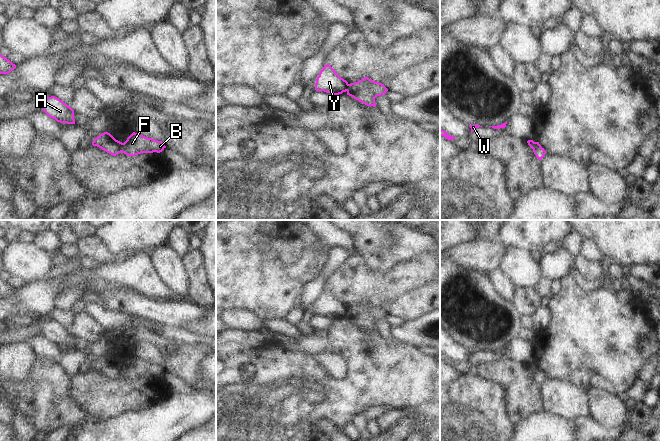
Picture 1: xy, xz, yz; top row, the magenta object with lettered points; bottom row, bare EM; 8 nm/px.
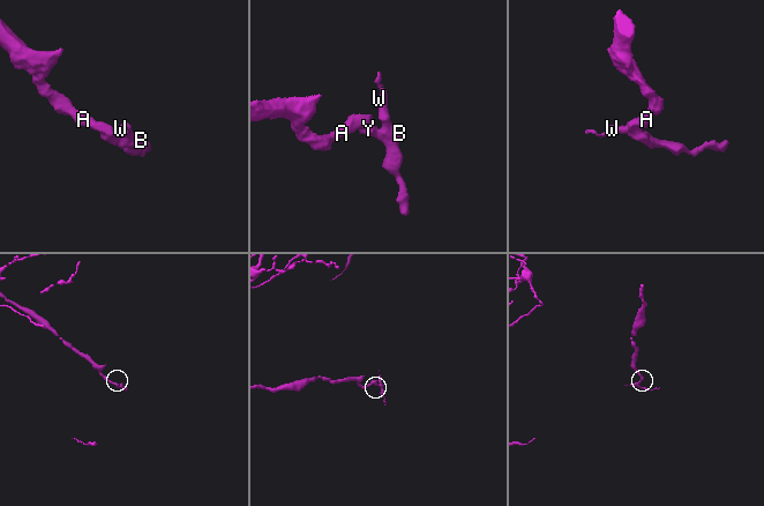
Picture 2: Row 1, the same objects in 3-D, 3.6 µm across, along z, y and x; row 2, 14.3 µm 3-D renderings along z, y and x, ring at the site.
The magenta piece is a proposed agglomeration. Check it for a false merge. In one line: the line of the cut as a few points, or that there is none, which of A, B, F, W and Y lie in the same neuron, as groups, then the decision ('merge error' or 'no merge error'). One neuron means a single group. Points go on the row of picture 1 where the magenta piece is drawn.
xy (123, 143), (120, 151) | A Y / B F W | merge error

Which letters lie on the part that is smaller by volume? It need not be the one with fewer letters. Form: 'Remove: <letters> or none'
Remove: B, F, W

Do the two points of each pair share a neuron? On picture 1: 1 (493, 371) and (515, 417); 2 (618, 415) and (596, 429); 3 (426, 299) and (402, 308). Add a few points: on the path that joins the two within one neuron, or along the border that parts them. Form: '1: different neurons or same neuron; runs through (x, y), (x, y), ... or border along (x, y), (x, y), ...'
1: same neuron; runs through (505, 379), (515, 389), (515, 405)
2: different neurons; border along (590, 414), (609, 427), (618, 427), (626, 422)
3: same neuron; runs through (420, 302), (408, 306)

